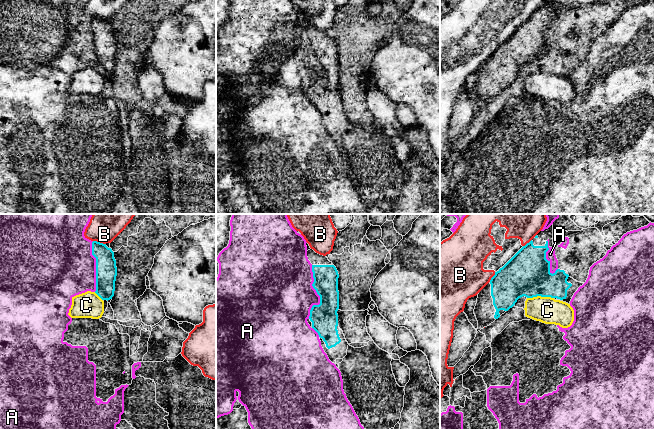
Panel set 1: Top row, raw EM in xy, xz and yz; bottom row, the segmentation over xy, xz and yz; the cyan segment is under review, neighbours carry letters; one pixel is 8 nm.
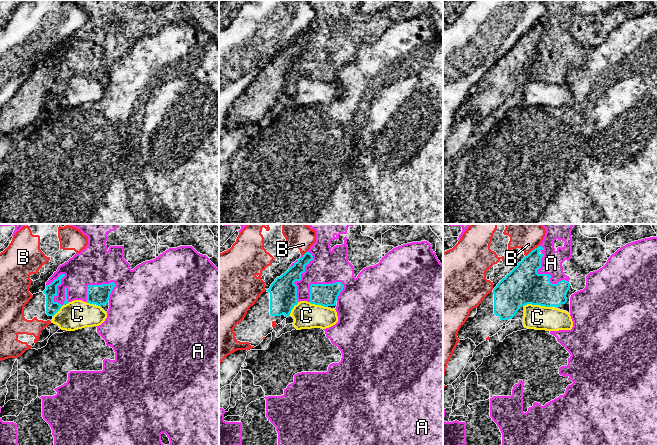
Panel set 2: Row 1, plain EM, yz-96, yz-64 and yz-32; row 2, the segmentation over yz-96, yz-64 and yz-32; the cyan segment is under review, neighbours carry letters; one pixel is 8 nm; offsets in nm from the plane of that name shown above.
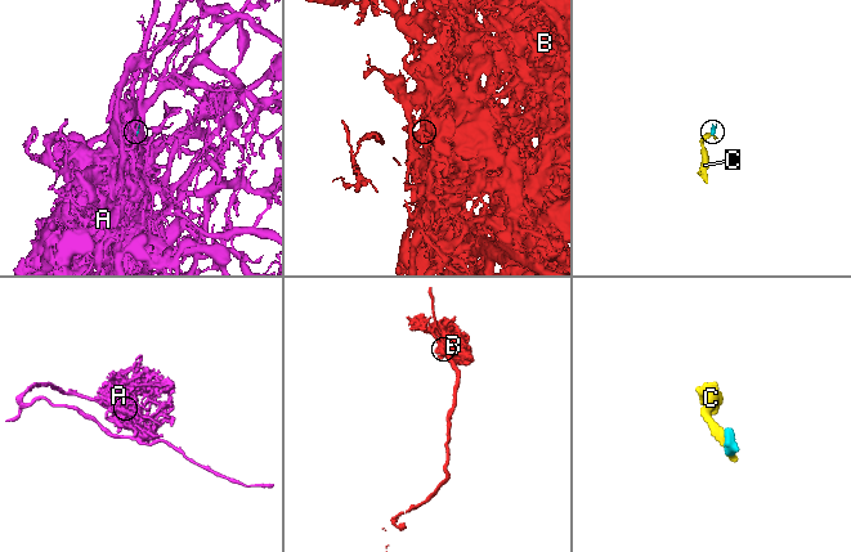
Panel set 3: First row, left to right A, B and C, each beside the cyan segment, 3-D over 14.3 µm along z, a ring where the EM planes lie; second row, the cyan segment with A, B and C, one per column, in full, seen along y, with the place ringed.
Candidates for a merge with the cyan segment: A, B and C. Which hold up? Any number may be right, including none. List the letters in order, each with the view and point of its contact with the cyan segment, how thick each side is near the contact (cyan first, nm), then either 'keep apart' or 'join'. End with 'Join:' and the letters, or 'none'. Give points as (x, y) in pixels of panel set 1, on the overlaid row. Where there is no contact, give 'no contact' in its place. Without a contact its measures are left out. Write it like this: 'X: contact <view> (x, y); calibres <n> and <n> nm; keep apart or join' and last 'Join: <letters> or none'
A: contact xz (317, 293); calibres 220 and 440 nm; keep apart
B: contact xy (99, 242); calibres 180 and 300 nm; keep apart
C: contact yz (540, 295); calibres 360 and 220 nm; keep apart
Join: none

